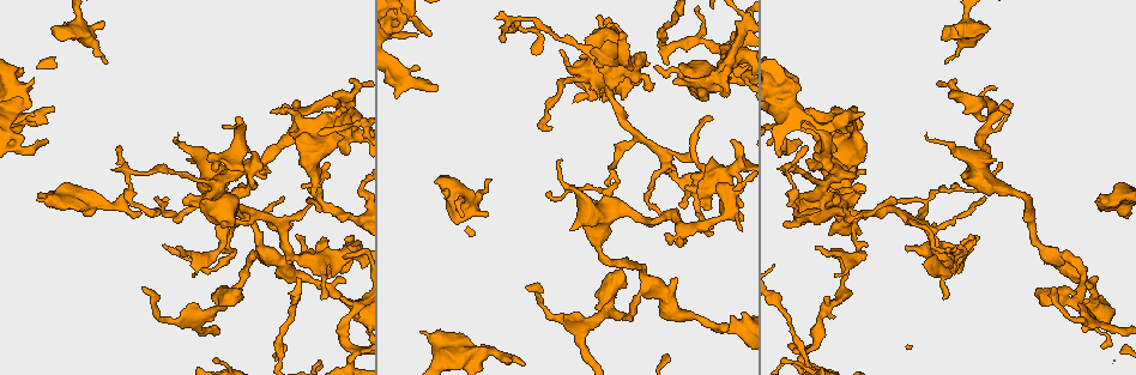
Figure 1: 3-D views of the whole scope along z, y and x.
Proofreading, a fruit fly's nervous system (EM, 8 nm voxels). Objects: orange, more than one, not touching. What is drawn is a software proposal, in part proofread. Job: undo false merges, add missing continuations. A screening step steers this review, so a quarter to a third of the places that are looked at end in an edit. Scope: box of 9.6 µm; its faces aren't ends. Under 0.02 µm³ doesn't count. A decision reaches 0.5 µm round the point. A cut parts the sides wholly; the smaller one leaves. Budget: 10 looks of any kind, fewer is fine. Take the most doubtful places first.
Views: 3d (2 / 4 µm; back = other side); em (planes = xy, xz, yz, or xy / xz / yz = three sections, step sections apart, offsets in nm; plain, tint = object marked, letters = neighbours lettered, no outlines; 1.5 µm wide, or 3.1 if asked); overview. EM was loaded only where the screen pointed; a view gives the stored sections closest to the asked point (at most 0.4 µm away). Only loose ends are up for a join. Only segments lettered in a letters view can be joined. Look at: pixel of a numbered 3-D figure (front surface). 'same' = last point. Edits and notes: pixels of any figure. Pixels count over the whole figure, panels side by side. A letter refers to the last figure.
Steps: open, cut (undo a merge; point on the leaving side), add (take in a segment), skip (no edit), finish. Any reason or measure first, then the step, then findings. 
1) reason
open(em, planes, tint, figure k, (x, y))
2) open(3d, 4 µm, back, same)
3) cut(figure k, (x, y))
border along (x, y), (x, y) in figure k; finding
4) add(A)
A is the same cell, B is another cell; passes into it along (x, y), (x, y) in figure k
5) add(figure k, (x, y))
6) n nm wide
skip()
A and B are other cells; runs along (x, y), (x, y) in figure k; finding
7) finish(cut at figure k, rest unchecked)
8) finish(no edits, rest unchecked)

sudden change in width
open(em, planes, tint, figure 1, (359, 122))

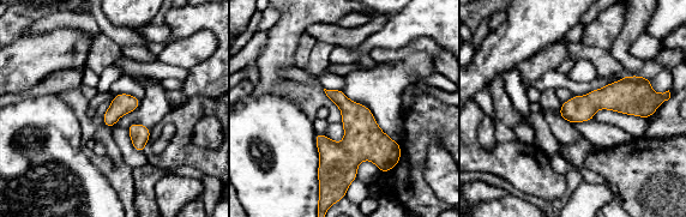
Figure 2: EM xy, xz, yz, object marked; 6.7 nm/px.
see the neighbours
open(em, planes, letters, same)

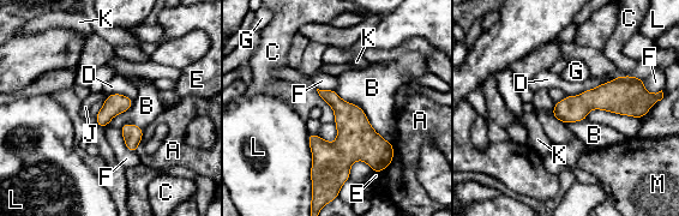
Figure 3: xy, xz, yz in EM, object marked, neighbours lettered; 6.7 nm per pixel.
140 nm wide
skip()
A, B, C, D, E, F, G, J, K, L and M are other cells; border along (566, 95), (556, 103) in figure 3; all the same cell

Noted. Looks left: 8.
sharp bend
open(em, planes, letters, figure 1, (355, 356))

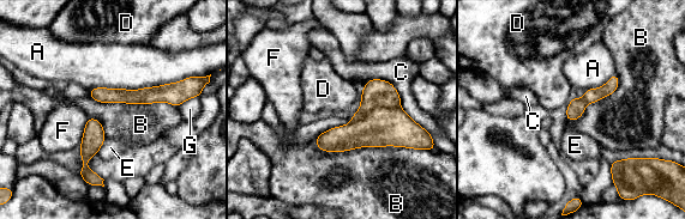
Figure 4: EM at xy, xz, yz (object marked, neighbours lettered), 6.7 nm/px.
B touches over 700 nm
skip()
A, B, C, D, E, F and G are other cells; border along (314, 139), (325, 151), (415, 150) in figure 4; continuous, no second cell

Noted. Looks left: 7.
an open end
open(em, planes, letters, figure 1, (32, 113))

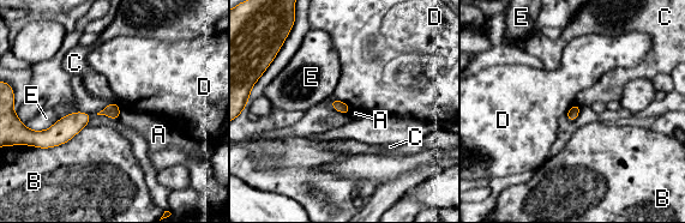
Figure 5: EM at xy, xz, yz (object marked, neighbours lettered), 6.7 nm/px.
B touches over 360 nm
skip()
A, B, C, D and E are other cells; border along (332, 97), (343, 101), (350, 108) in figure 5; none of them fits

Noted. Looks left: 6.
free end
open(3d, 4 µm, figure 1, (609, 22))

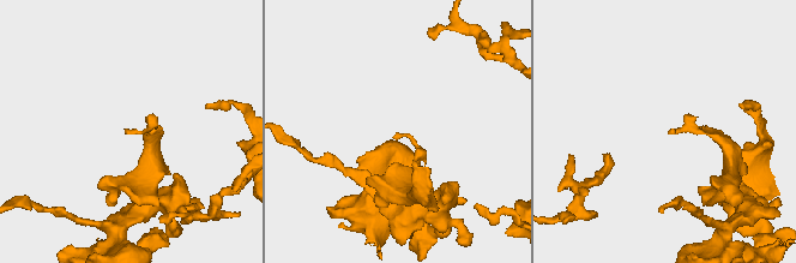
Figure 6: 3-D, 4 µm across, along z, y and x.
open(em, planes, letters, figure 6, (669, 132))

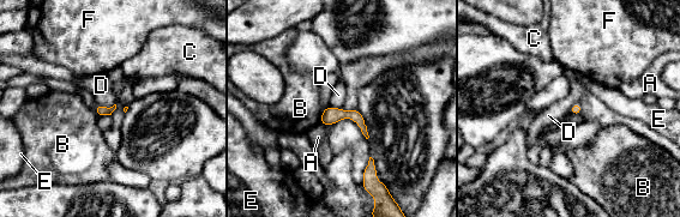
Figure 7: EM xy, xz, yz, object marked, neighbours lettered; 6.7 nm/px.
70 nm wide
skip()
A, B, C, D, E and F are other cells; border along (97, 103), (104, 107), (115, 104) in figure 7; none of them fits

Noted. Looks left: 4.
finish(no edits, rest unchecked)

